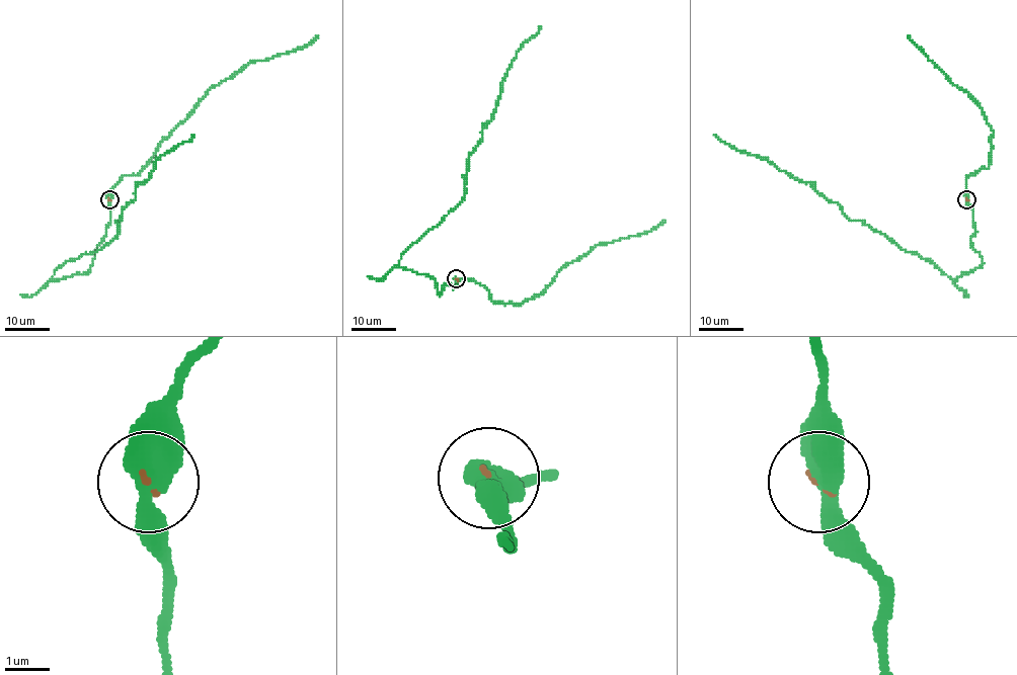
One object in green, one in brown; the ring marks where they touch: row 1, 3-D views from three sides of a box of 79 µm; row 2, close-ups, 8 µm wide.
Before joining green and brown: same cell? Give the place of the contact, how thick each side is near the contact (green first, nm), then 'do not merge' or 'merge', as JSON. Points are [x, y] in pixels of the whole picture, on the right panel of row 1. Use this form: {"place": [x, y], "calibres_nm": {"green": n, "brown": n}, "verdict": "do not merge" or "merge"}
{"place": [966, 199], "calibres_nm": {"green": 550, "brown": 80}, "verdict": "merge"}

